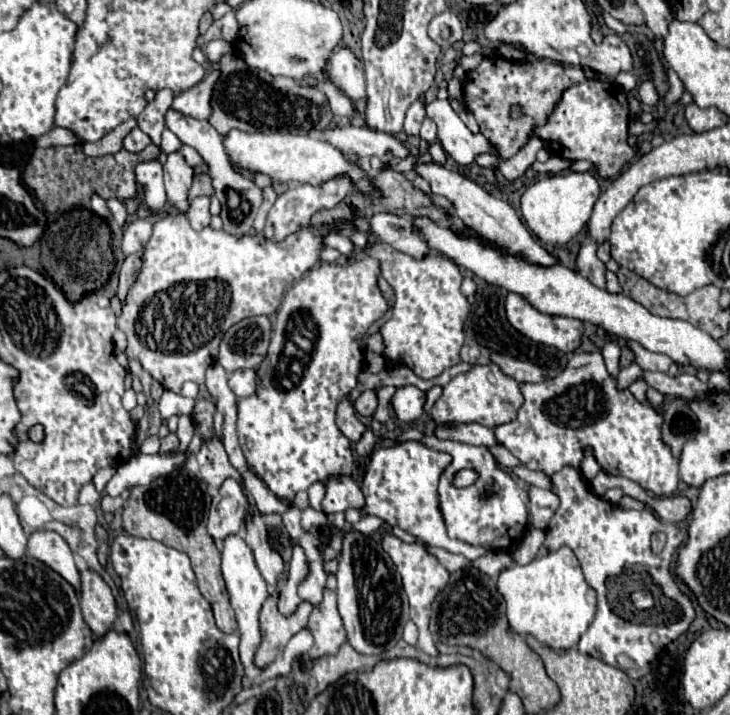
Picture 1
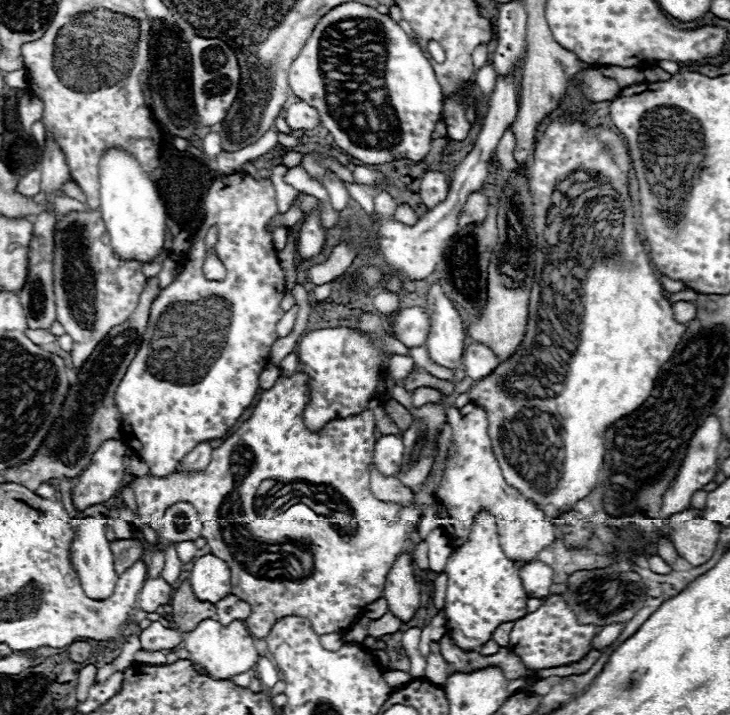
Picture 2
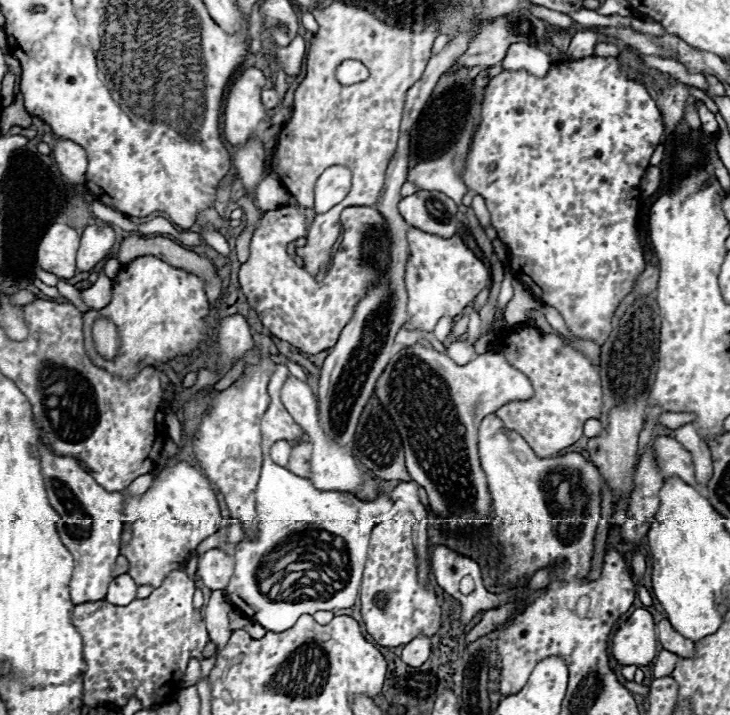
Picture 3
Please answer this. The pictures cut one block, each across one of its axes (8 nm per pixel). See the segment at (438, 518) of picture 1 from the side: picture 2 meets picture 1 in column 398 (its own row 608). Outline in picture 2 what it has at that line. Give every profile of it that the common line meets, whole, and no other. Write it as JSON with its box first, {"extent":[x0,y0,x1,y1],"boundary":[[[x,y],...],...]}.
{"extent":[442,514,528,650],"boundary":[[[488,514],[476,516],[476,526],[470,532],[470,538],[464,546],[454,550],[444,572],[448,574],[448,588],[442,610],[448,618],[448,636],[462,650],[480,650],[502,622],[518,620],[528,610],[528,594],[520,580],[520,572],[504,556],[496,524]]]}

